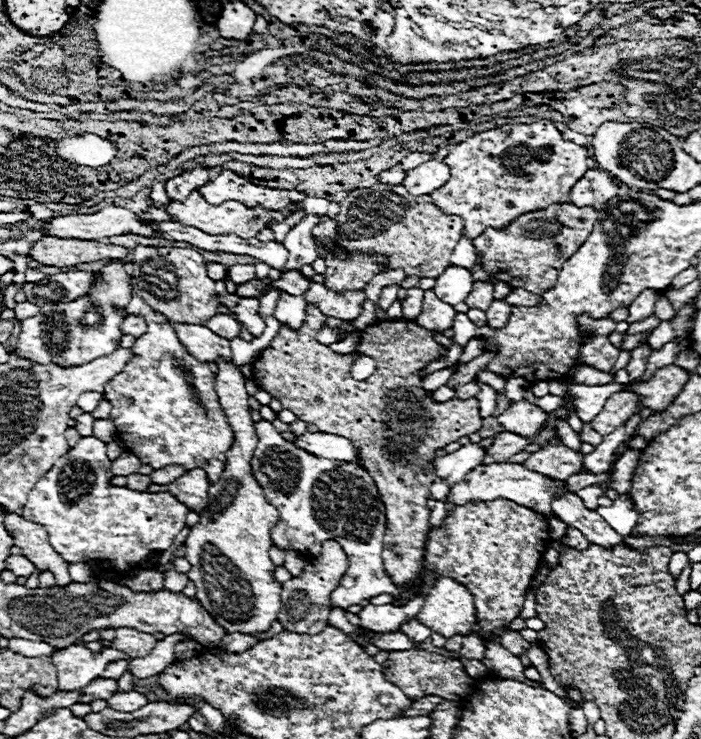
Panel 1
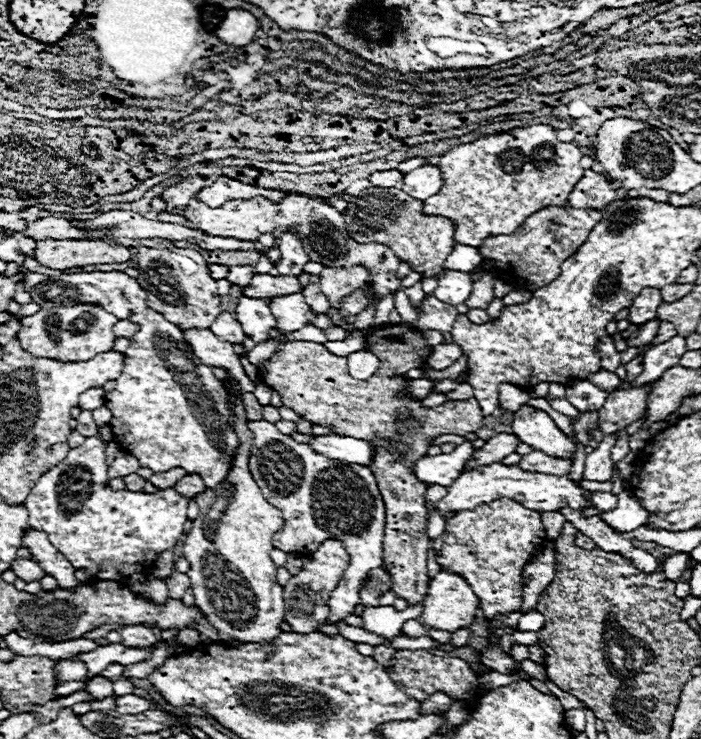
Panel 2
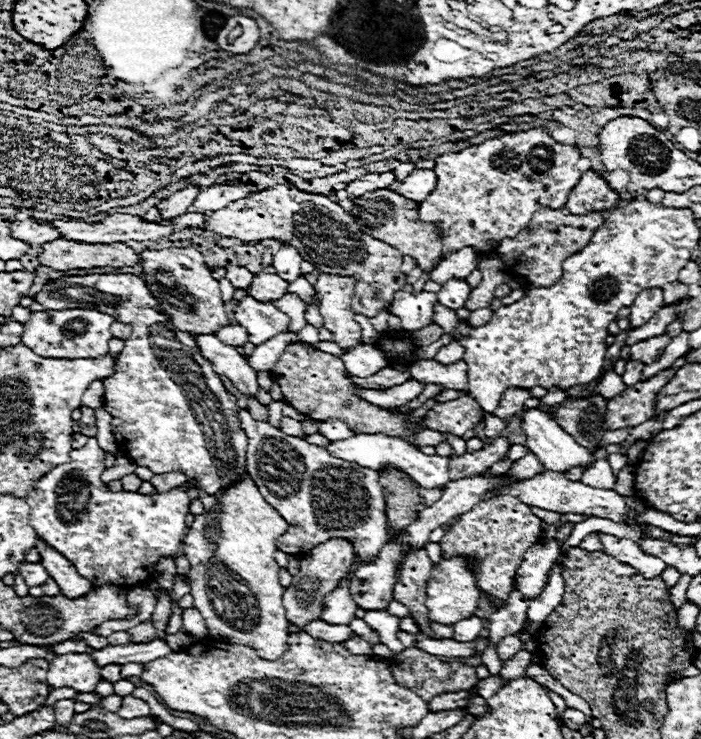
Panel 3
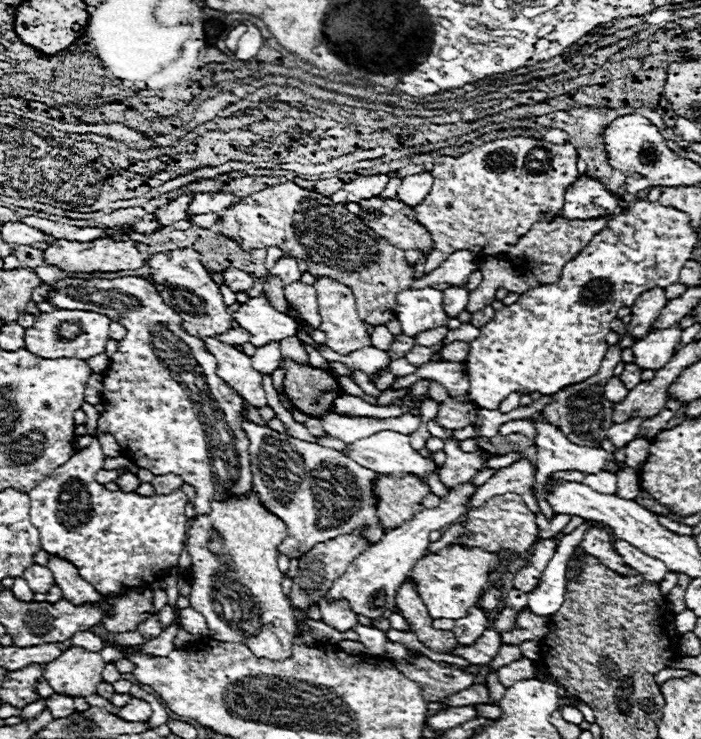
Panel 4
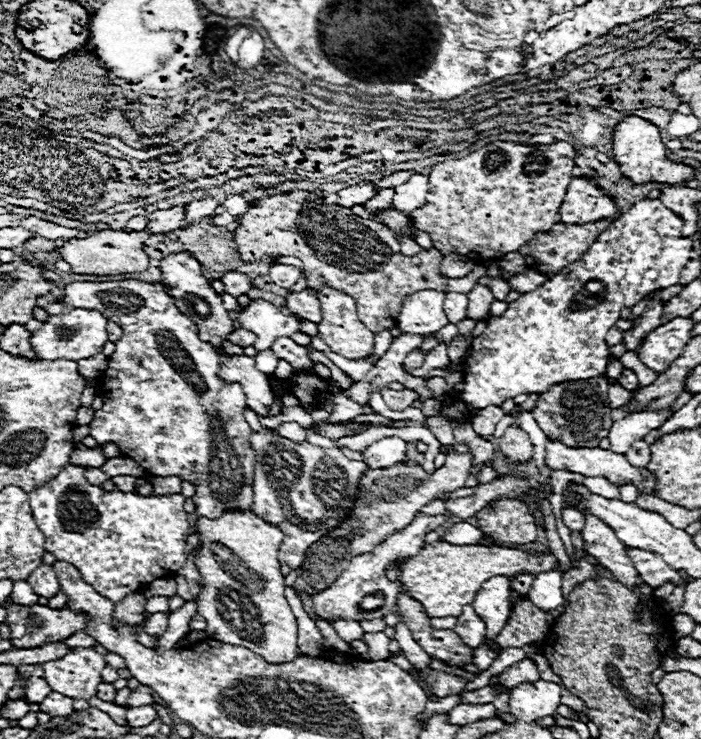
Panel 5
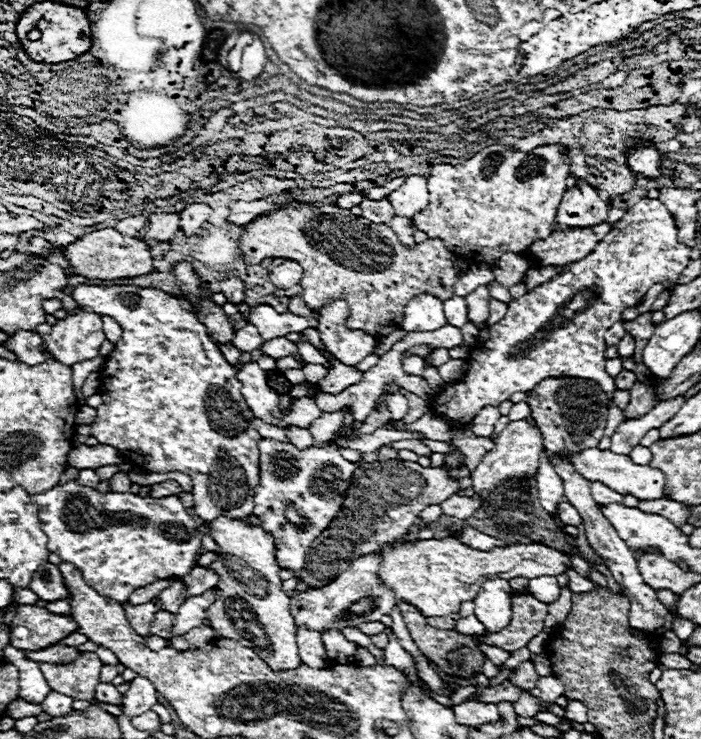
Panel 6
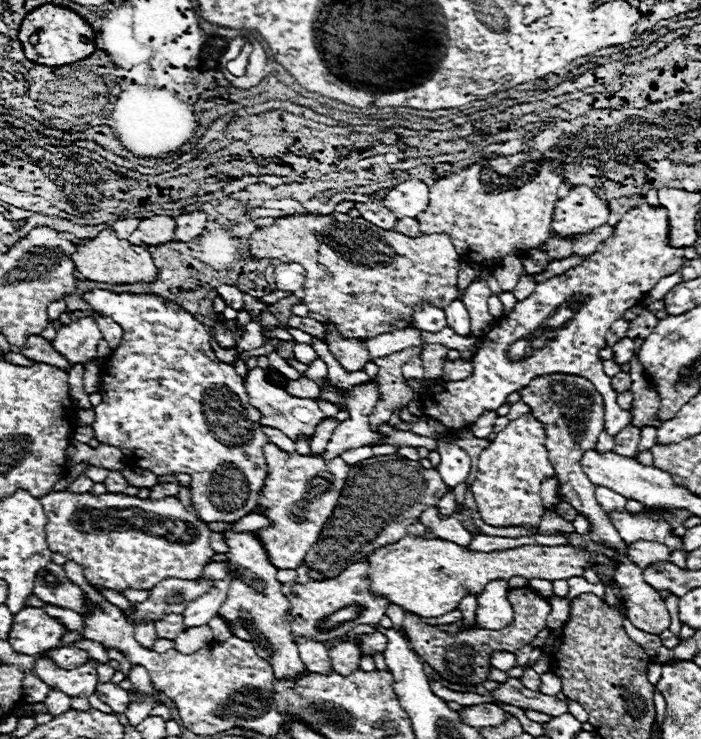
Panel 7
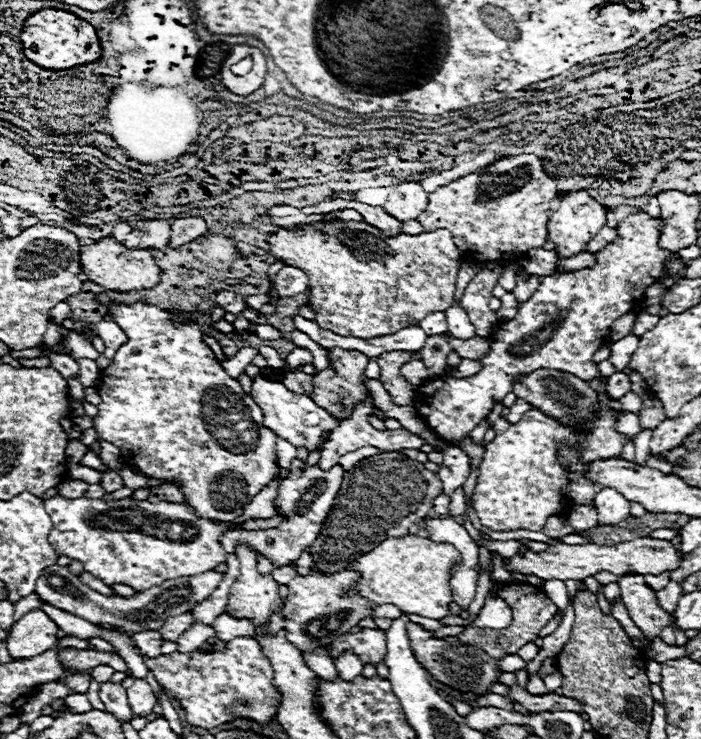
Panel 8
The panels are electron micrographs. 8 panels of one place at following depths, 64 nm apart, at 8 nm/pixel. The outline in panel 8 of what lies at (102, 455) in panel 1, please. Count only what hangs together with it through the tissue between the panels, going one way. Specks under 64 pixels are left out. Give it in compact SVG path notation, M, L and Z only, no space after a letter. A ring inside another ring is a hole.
M52 496L44 500L44 506L52 518L52 528L48 534L48 542L56 550L58 556L68 556L72 560L82 562L84 570L102 580L104 584L126 584L136 592L158 586L170 578L196 576L212 570L216 564L226 562L226 552L222 550L218 536L226 530L216 522L198 518L186 506L176 502L148 502L134 498L120 500L104 500L104 498L64 498Z

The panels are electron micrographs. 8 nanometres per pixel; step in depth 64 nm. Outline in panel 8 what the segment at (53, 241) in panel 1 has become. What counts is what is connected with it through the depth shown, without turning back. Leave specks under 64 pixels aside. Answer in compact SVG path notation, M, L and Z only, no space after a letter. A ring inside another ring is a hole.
M104 236L90 246L82 246L80 264L82 264L82 274L86 274L88 280L108 290L120 290L120 292L142 290L148 286L156 286L156 282L160 280L160 268L156 266L148 250L126 248L122 242L116 242L112 236Z

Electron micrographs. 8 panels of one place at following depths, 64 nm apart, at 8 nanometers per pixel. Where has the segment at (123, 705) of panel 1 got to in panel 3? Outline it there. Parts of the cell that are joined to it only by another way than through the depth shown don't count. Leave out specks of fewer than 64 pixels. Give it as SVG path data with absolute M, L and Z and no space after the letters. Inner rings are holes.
M124 696L118 714L120 714L122 718L138 718L138 716L150 714L150 706L148 706L144 700L140 700L140 698Z

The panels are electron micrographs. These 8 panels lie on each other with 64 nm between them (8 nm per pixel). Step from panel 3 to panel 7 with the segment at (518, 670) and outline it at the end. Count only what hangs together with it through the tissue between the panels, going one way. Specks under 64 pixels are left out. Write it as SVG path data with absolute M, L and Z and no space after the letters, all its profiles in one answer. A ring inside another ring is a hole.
M530 666L524 670L524 674L520 676L520 682L528 688L528 690L538 690L540 688L540 674L536 674Z

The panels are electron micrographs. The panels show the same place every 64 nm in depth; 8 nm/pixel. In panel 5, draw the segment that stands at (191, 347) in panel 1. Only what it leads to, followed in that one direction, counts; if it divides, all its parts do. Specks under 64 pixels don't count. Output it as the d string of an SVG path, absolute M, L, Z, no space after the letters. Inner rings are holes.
M216 346L222 370L220 376L226 382L238 382L242 386L242 392L246 396L246 404L250 410L256 410L256 414L266 414L266 410L272 406L272 390L268 384L268 376L256 370L254 360L250 356L228 356L220 346Z

